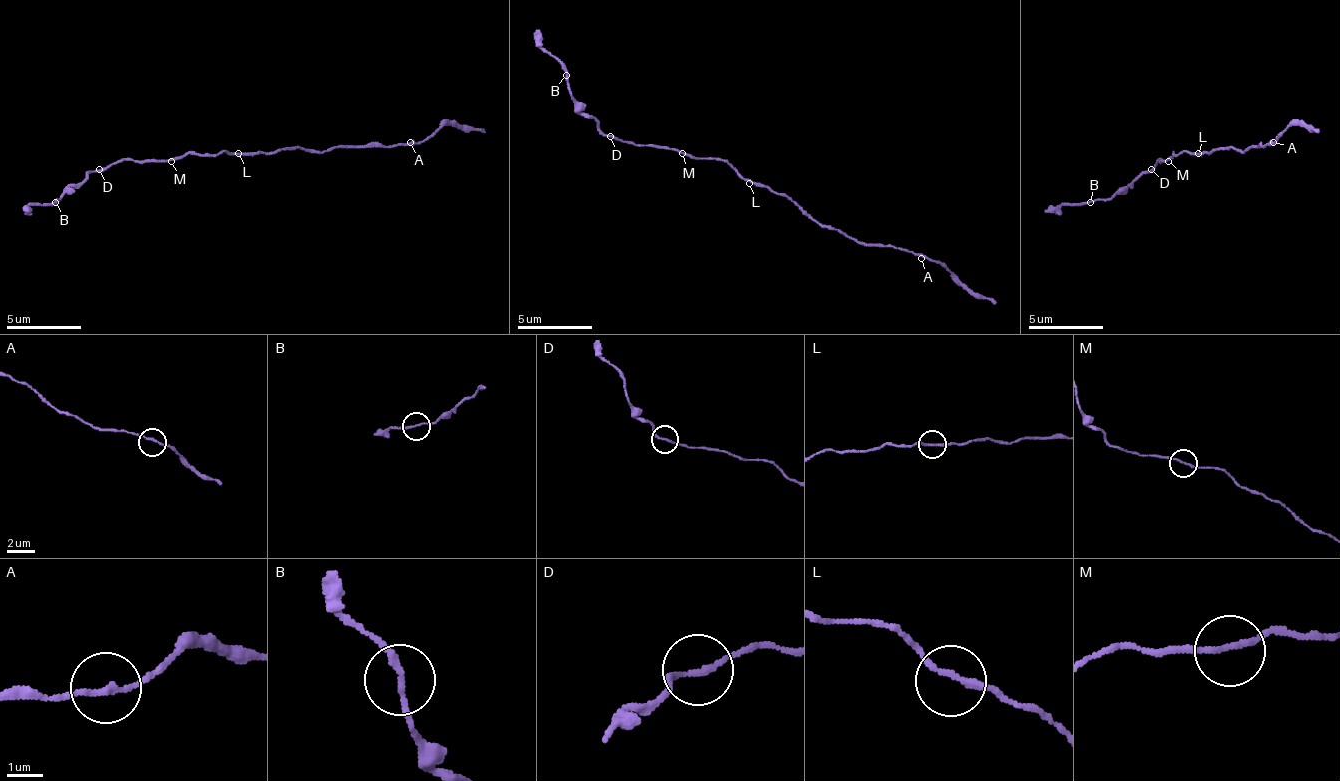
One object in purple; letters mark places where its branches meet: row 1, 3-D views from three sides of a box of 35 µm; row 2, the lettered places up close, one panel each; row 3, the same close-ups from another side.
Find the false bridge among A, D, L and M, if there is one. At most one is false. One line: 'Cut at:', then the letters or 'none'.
Cut at: D

